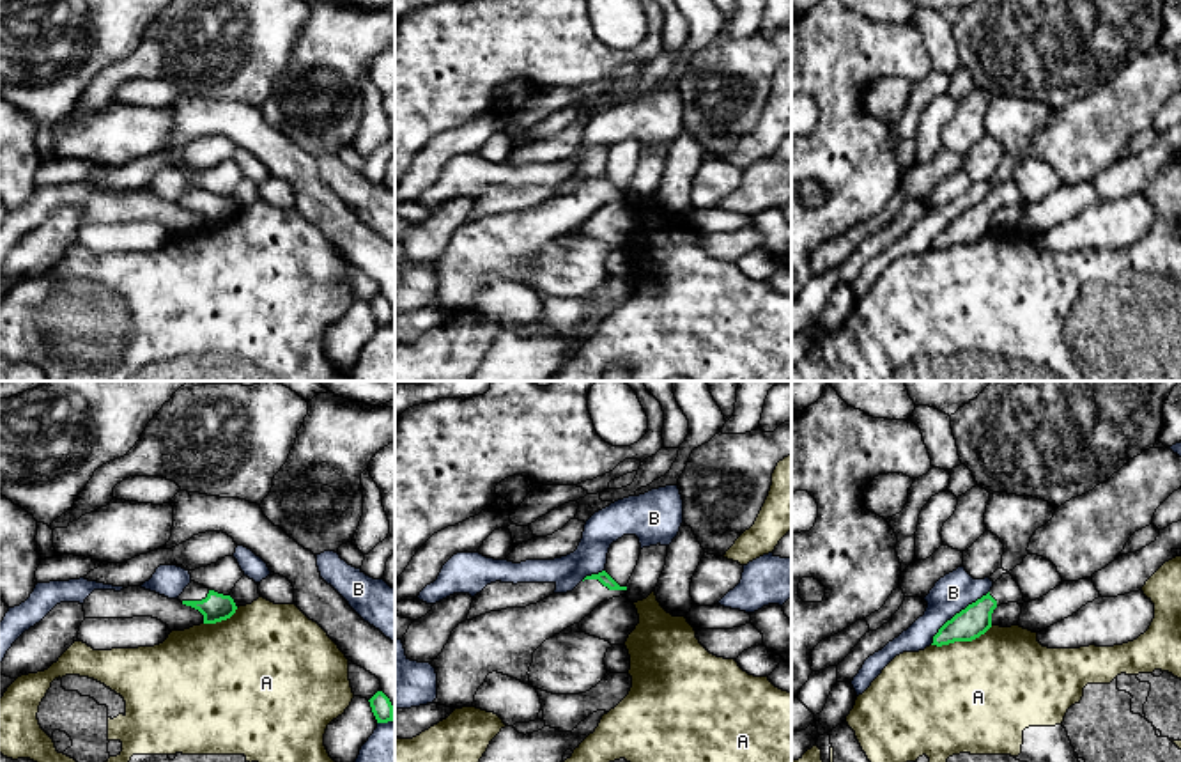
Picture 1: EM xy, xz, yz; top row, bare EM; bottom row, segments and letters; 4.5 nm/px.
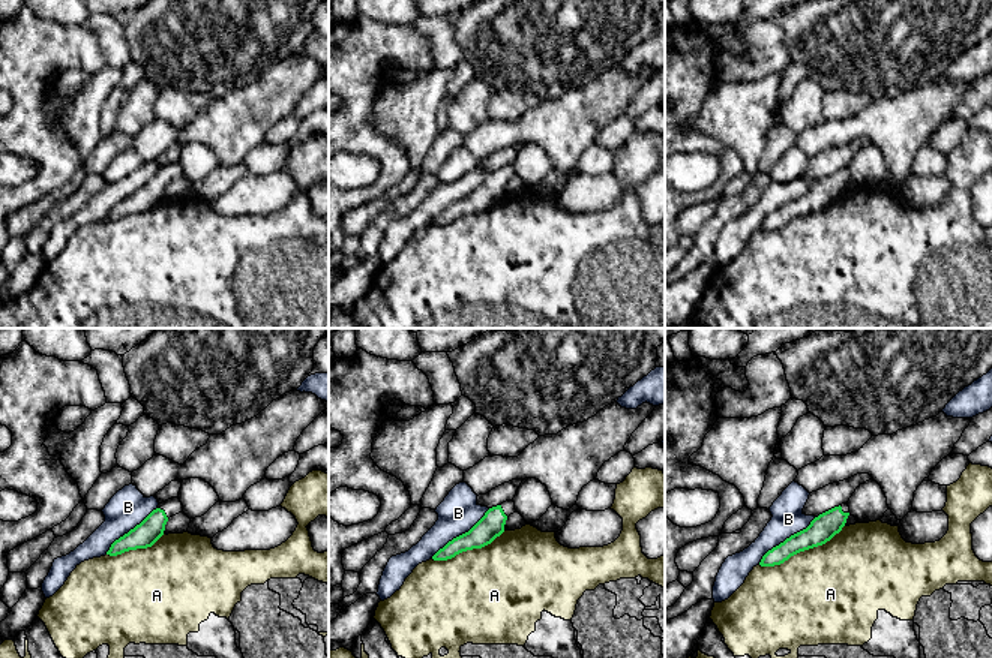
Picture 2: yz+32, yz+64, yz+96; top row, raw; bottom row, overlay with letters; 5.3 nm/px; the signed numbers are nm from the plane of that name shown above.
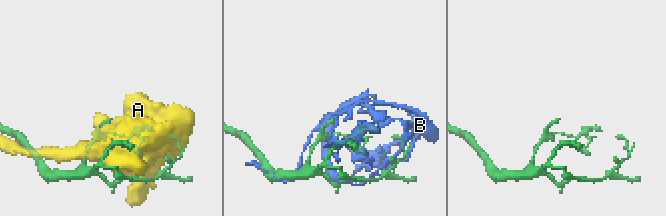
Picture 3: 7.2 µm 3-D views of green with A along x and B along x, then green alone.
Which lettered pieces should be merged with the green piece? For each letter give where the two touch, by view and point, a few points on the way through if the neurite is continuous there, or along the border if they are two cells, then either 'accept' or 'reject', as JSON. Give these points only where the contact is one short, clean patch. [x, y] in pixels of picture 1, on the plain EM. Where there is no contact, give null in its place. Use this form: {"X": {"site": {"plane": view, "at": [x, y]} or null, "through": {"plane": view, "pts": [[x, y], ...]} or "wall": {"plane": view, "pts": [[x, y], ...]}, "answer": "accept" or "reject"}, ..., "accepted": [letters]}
{"A": {"site": {"plane": "yz", "at": [962, 243]}, "answer": "reject"}, "B": {"site": {"plane": "yz", "at": [957, 217]}, "answer": "reject"}, "accepted": []}

